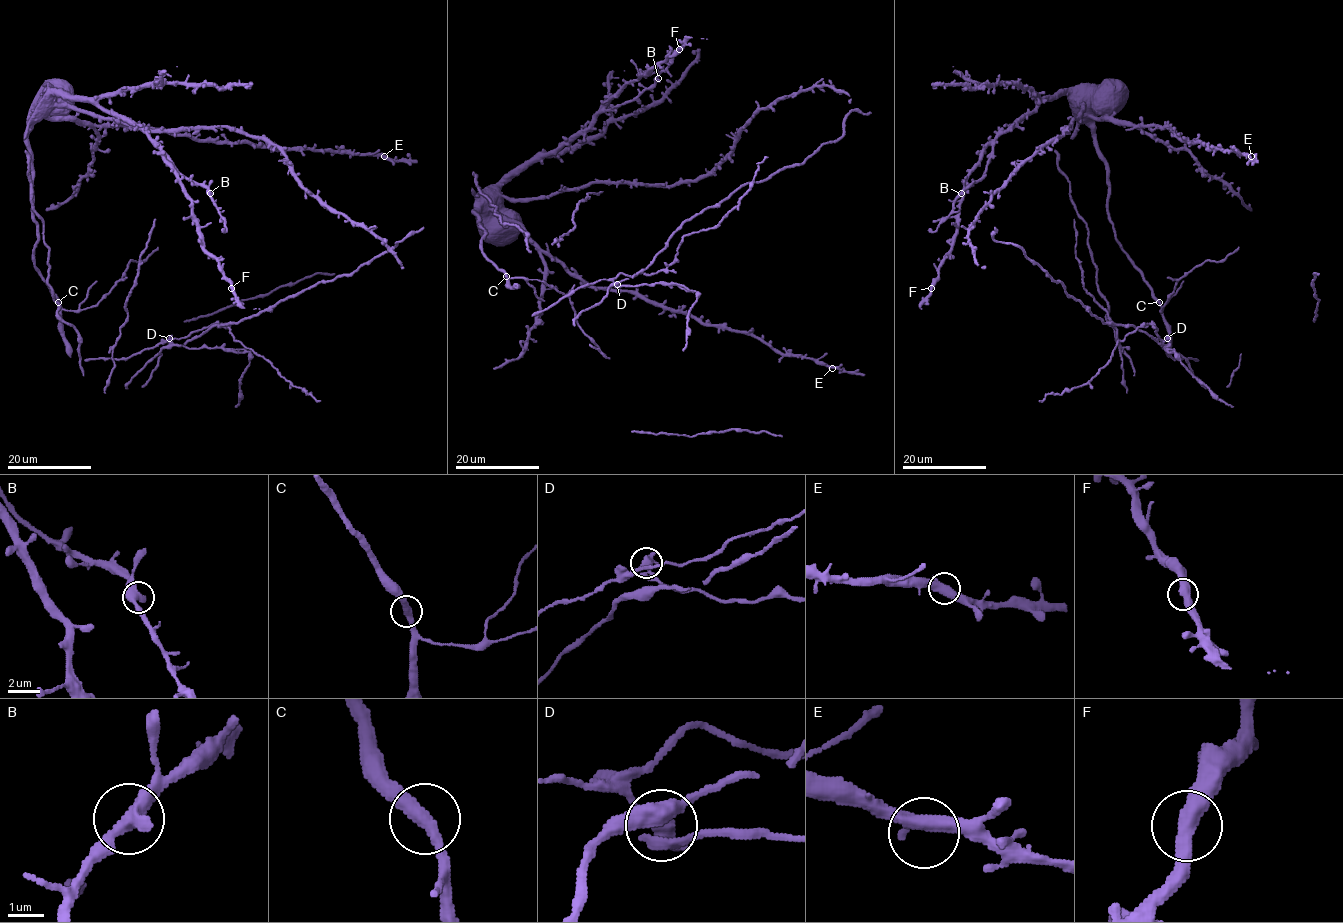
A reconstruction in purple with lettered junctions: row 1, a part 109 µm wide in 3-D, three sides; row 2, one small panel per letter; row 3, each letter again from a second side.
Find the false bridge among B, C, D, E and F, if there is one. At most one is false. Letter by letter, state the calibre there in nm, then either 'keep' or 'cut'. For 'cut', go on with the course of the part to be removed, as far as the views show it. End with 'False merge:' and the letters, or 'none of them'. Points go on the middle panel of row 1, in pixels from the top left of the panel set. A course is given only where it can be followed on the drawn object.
B: calibre 460 nm; keep
C: calibre 400 nm; keep
D: calibre 400 nm; cut; course (616, 285), (667, 283), (697, 292), (697, 301), (688, 314), (686, 347), (683, 350)
E: calibre 460 nm; keep
F: calibre 460 nm; keep
False merge: D

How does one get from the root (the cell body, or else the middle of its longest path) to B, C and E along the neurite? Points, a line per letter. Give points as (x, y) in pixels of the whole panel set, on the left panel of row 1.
B: (310, 193), (263, 139), (225, 127), (142, 130), (59, 107), (51, 95), (81, 96), (131, 119), (210, 193)
C: (310, 193), (275, 146), (245, 133), (142, 130), (54, 105), (32, 126), (28, 150), (34, 267), (58, 302)
E: (310, 193), (275, 146), (245, 133), (225, 127), (142, 130), (53, 105), (93, 124), (384, 156)

